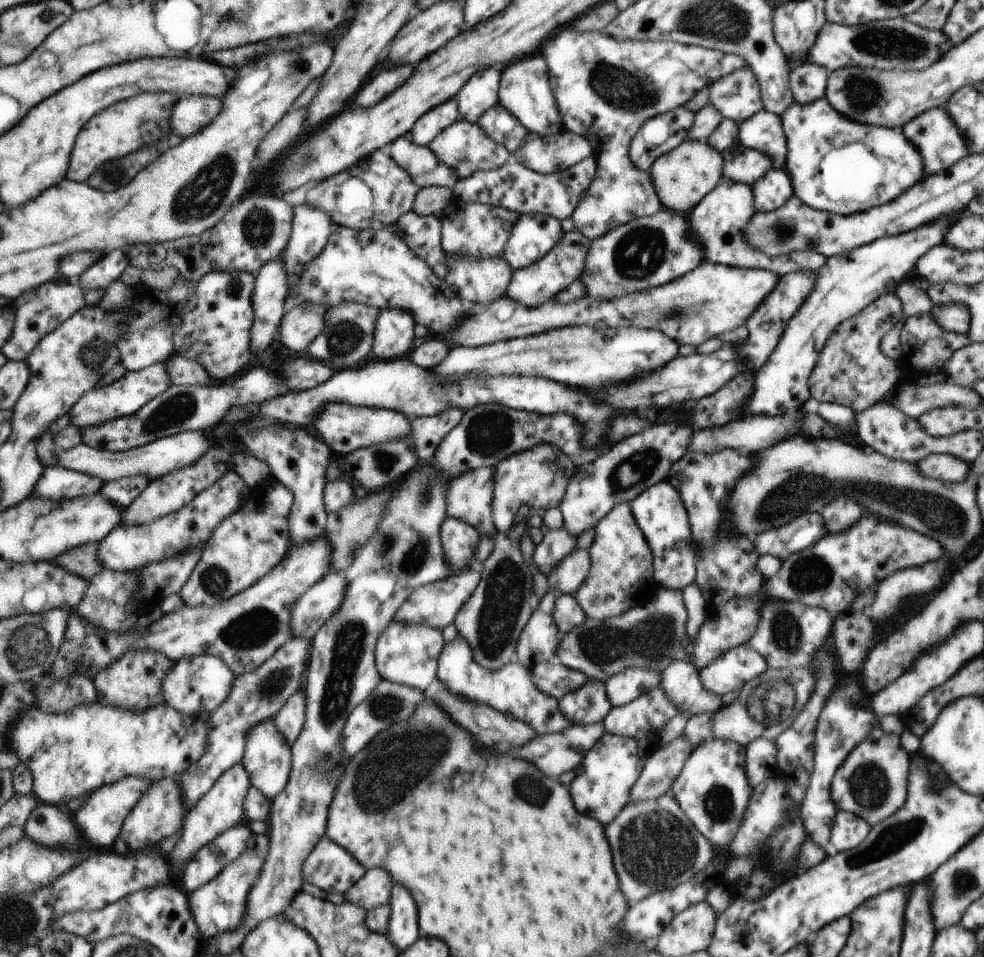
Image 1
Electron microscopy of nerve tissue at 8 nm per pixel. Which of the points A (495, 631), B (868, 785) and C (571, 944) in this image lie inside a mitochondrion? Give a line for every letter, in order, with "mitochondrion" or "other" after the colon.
A: mitochondrion
B: mitochondrion
C: other

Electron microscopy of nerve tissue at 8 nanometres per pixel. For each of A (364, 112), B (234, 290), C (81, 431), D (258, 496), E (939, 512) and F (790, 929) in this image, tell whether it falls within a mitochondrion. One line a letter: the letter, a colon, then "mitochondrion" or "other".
A: other
B: other
C: other
D: other
E: mitochondrion
F: mitochondrion

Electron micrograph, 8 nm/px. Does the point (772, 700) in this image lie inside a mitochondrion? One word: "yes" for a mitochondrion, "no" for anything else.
yes

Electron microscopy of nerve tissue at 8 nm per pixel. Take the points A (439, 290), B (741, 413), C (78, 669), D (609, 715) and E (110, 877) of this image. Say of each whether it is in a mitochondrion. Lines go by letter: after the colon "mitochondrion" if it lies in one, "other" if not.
A: other
B: other
C: other
D: other
E: other

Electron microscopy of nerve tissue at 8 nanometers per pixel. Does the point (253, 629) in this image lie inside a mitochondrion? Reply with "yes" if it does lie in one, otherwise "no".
yes

